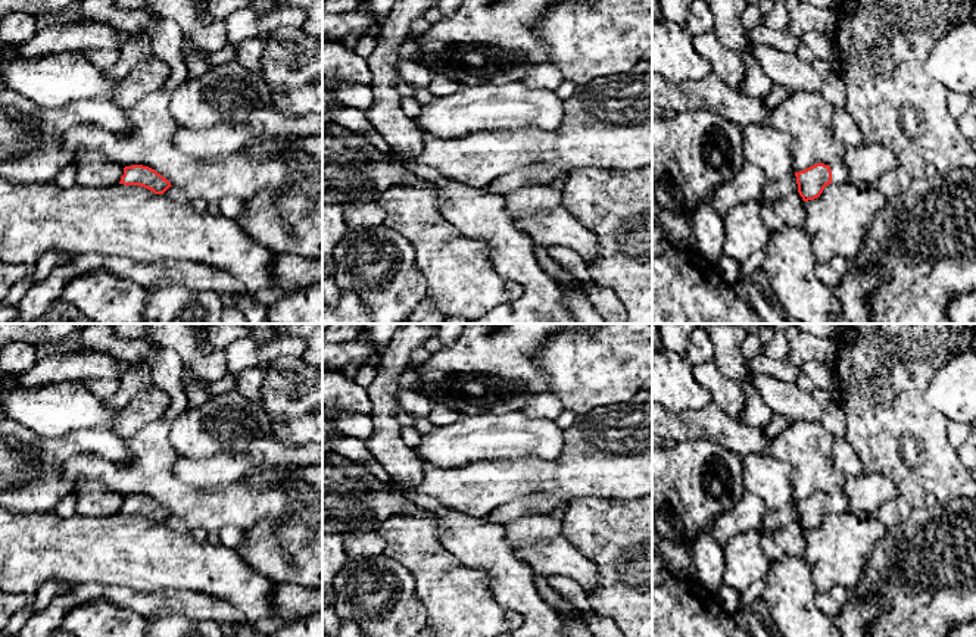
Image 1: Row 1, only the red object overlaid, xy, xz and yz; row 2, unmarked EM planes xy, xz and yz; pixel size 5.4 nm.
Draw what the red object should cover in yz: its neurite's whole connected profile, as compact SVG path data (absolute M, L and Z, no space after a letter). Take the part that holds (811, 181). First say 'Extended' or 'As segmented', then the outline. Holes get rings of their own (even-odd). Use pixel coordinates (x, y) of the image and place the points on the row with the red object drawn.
Extended. M816 163L804 171L795 172L798 193L804 202L820 197L829 184L844 184L849 181L849 171L844 163Z

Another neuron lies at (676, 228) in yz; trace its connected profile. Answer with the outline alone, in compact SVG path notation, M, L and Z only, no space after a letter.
M665 210L661 213L657 227L661 228L662 237L671 243L680 243L685 250L689 250L696 244L692 222L677 212Z

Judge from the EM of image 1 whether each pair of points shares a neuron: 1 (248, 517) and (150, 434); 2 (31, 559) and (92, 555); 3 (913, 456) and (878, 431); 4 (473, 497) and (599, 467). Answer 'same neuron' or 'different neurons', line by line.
1: same neuron
2: same neuron
3: same neuron
4: same neuron

